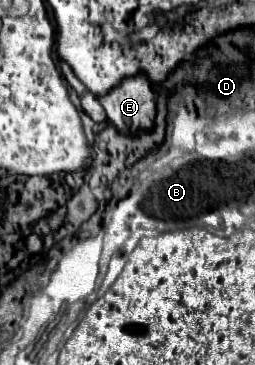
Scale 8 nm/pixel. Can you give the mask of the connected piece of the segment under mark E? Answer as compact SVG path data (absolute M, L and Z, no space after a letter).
M144 72L120 80L118 86L104 96L96 96L96 100L106 110L108 120L124 132L150 130L154 124L154 96Z

